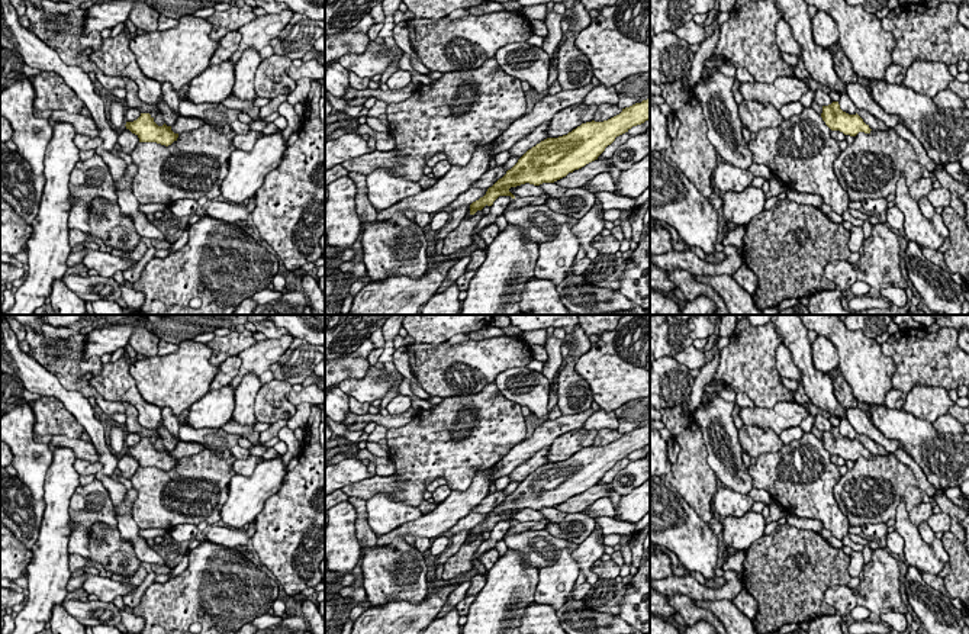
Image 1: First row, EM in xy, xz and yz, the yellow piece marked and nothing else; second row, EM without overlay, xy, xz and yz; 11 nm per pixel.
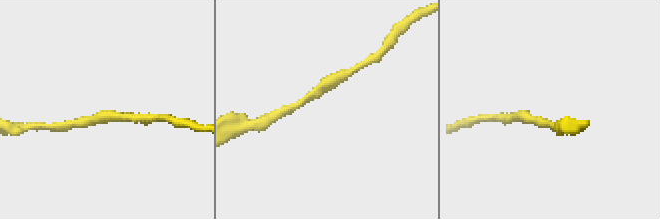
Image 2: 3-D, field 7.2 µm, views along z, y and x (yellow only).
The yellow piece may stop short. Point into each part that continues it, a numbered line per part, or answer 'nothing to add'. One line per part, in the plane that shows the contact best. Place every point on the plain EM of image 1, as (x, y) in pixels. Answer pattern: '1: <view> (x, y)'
nothing to add

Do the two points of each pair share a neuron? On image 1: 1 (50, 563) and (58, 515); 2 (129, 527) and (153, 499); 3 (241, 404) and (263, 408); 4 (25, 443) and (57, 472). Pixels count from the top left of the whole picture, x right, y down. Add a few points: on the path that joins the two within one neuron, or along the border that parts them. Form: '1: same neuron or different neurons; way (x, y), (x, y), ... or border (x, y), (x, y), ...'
1: same neuron; way (51, 552), (54, 527)
2: different neurons; border (132, 488), (137, 492), (134, 521), (141, 528)
3: different neurons; border (263, 385), (256, 396), (256, 421)
4: different neurons; border (51, 449), (52, 459), (47, 470), (42, 498)

